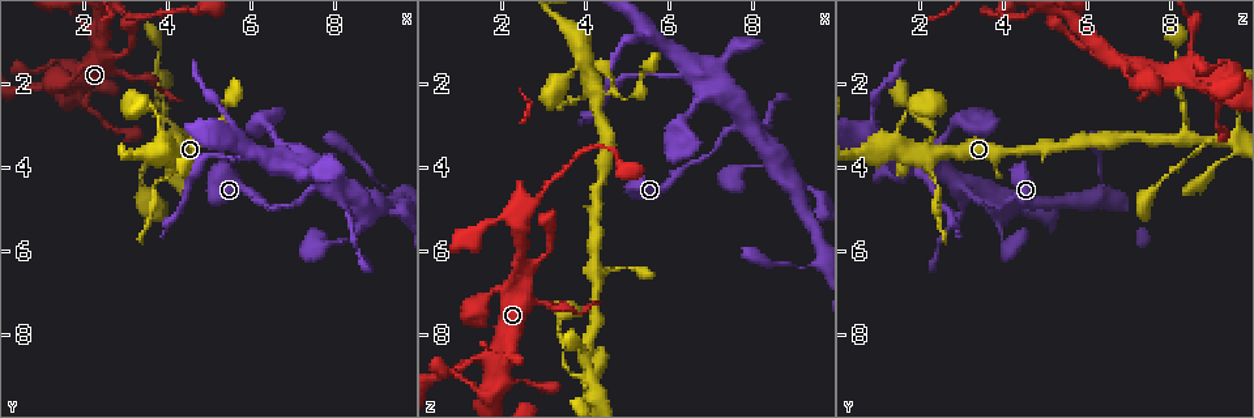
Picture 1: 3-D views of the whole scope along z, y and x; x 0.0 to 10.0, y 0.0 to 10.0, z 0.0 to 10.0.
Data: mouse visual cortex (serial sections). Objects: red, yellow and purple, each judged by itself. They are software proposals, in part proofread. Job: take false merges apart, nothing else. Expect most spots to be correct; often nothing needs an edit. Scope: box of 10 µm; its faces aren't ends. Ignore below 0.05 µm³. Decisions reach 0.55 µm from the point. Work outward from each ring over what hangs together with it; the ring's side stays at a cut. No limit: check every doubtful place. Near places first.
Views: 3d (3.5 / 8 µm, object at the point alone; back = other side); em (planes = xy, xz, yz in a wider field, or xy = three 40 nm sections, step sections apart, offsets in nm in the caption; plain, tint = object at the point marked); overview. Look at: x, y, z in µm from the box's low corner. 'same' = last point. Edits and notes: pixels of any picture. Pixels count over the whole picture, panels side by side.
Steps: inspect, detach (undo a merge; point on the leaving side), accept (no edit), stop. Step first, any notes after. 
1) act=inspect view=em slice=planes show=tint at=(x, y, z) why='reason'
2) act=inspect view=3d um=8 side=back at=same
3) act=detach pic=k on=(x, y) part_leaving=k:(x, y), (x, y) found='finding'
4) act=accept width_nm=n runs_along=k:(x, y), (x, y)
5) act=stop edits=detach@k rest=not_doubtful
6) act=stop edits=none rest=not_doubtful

act=inspect view=3d um=8 side=back at=(3.90, 2.80, 8.35) why='calibre changes'

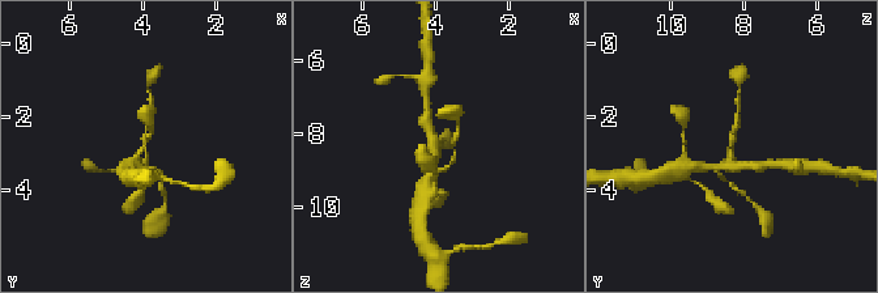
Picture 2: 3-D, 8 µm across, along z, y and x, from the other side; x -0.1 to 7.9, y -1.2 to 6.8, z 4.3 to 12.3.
act=inspect view=3d um=3.5 side=back at=same

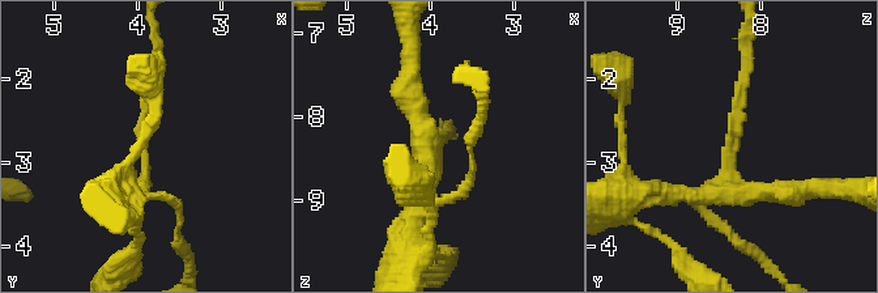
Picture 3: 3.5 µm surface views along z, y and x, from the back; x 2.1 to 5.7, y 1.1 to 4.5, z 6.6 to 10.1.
act=inspect view=em slice=xy step=1 show=tint at=(3.90, 2.85, 8.40) arms=3 arm_widths_nm=150,250,250

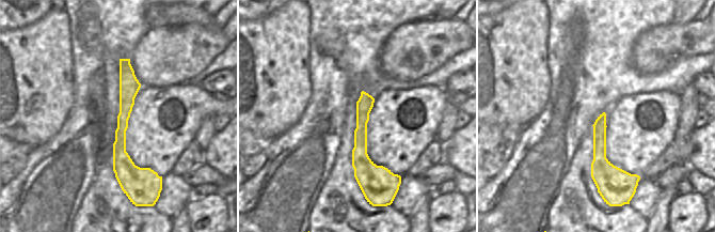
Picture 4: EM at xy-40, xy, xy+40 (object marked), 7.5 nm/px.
act=accept runs_along=3:(120, 191), (145, 179), (153, 67) found='all the same cell'

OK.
act=inspect view=3d um=8 at=(4.00, 3.30, 8.95) why='two arms in line, one across'

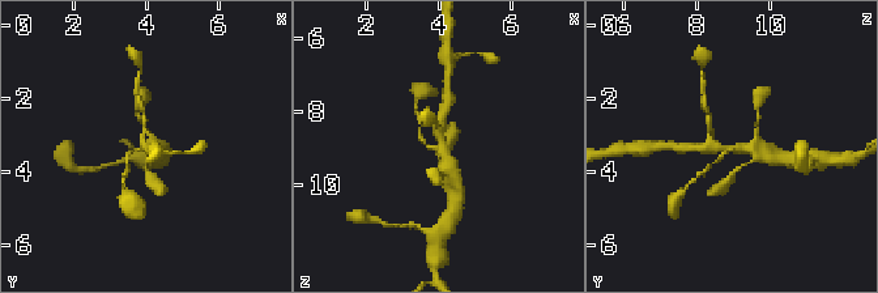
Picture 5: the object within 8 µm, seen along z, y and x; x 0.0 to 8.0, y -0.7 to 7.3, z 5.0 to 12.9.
act=inspect view=3d um=3.5 at=same

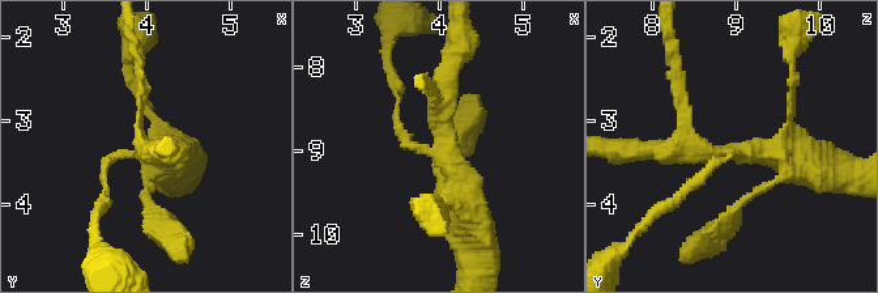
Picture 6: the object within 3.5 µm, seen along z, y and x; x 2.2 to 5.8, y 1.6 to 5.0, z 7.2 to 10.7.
act=inspect view=em slice=xy step=1 show=tint at=(4.10, 3.40, 9.00) arms=3 arm_widths_nm=100,300,350 why='need the tissue'

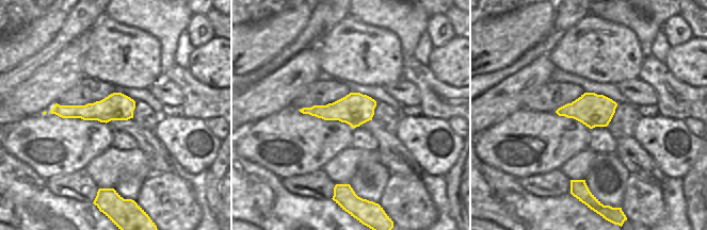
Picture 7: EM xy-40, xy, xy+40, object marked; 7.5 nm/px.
act=accept runs_along=6:(653, 149), (780, 153), (778, 181) found='all the same cell'

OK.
act=inspect view=3d um=3.5 at=(4.50, 3.50, 2.30) why='calibre changes'

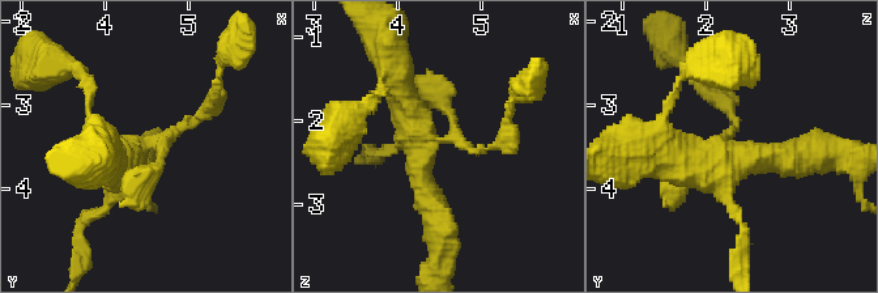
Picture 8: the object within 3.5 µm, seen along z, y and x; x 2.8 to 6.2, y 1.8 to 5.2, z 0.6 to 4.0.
act=inspect view=em slice=xy step=5 show=tint at=(4.45, 3.50, 2.25)

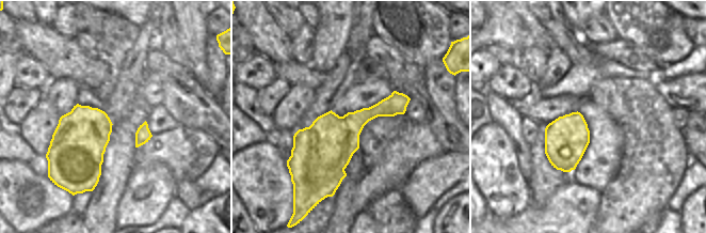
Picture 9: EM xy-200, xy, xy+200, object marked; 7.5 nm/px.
act=accept runs_along=8:(795, 156), (724, 156), (738, 120), (721, 100) found='continuous, no second cell'

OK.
act=inspect view=3d um=3.5 at=(5.95, 3.80, 1.85) why='sudden change in width'

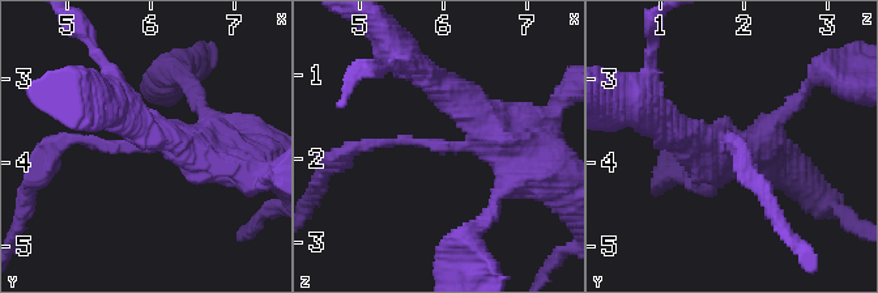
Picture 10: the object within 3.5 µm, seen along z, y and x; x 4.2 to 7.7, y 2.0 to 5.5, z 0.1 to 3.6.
act=inspect view=em slice=planes show=plain at=(5.90, 3.85, 1.80)

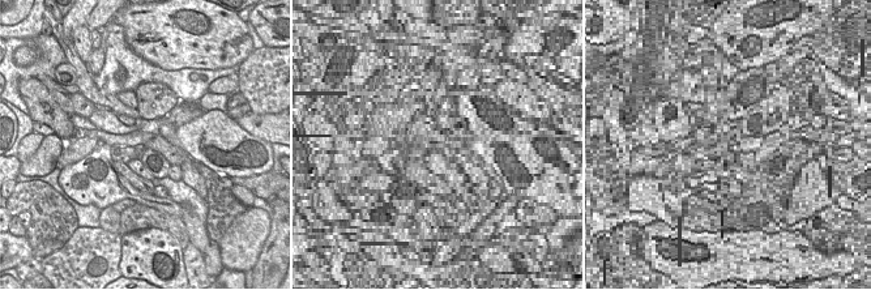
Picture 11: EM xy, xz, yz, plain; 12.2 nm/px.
act=inspect view=em slice=planes show=tint at=same why='with the object marked'

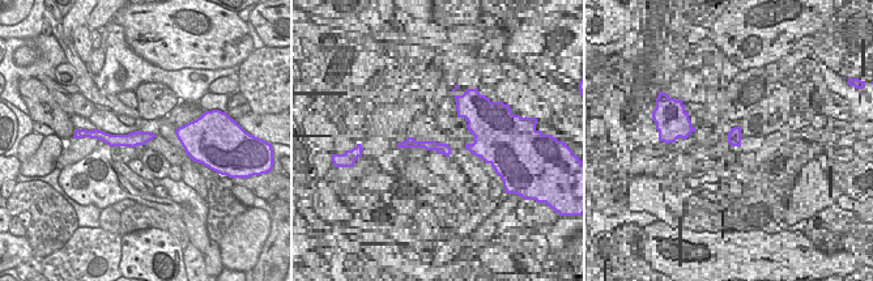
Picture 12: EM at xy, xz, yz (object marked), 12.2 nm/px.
act=detach pic=10 on=(115, 147) arm_widths_nm=150,500 part_leaving=10:(452, 147), (396, 140), (344, 157) found='a second cell is stuck on'

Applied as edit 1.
act=stop edits=detach@10 rest=not_doubtful

